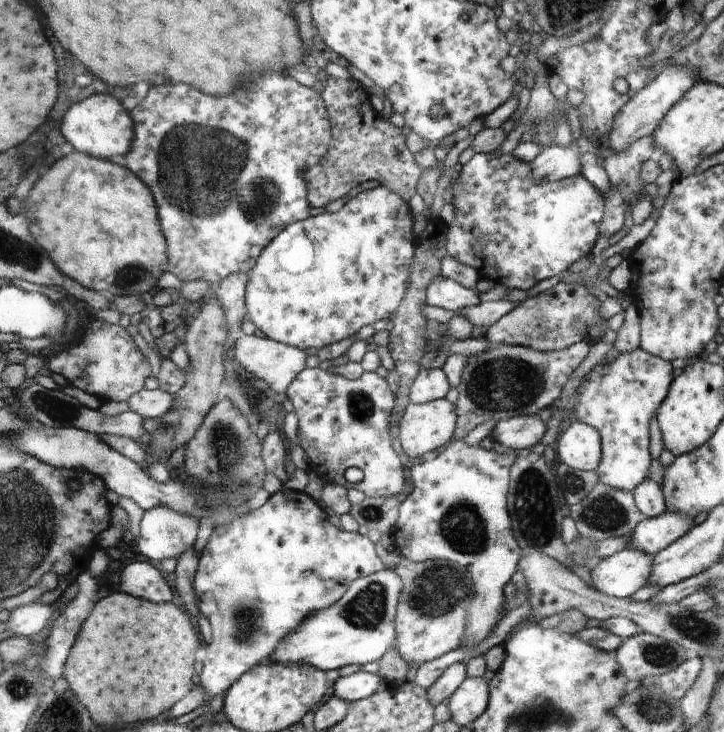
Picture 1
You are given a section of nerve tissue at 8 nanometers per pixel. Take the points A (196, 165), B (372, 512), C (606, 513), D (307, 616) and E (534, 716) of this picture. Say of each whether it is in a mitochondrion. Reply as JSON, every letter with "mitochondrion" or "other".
{"A":"mitochondrion","B":"mitochondrion","C":"mitochondrion","D":"other","E":"mitochondrion"}

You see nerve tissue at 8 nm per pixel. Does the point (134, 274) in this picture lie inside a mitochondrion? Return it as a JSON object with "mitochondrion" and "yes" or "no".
{"mitochondrion":"yes"}

